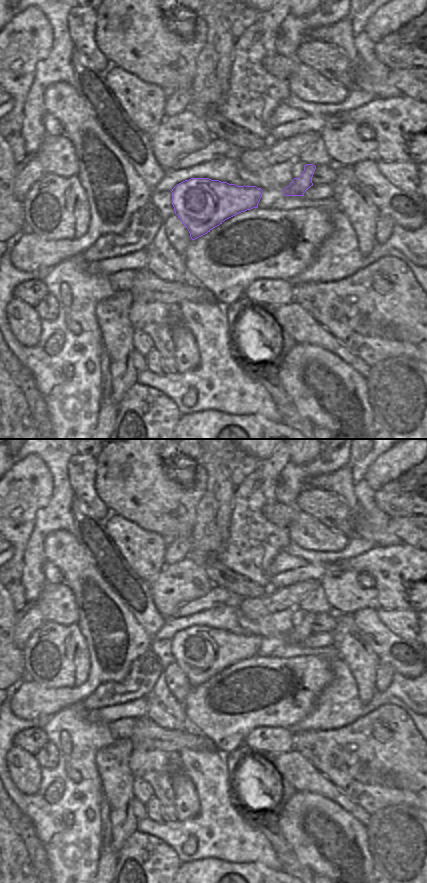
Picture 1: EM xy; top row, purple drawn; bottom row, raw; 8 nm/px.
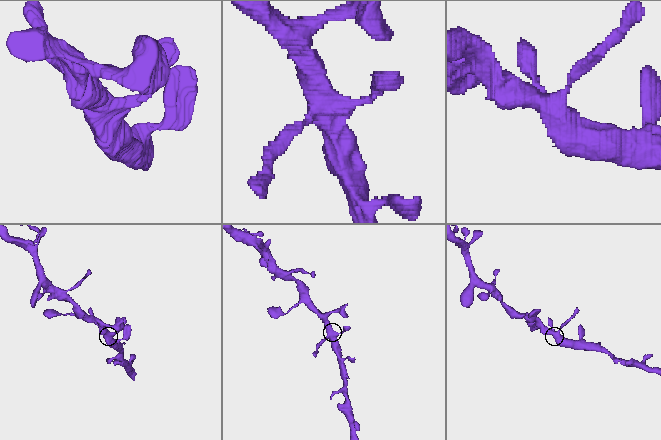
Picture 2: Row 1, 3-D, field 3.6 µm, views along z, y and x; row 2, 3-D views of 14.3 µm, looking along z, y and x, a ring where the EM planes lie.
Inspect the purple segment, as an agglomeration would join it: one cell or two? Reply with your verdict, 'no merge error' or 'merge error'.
no merge error

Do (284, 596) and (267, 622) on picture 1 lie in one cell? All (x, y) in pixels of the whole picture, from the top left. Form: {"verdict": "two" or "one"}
{"verdict": "two"}

